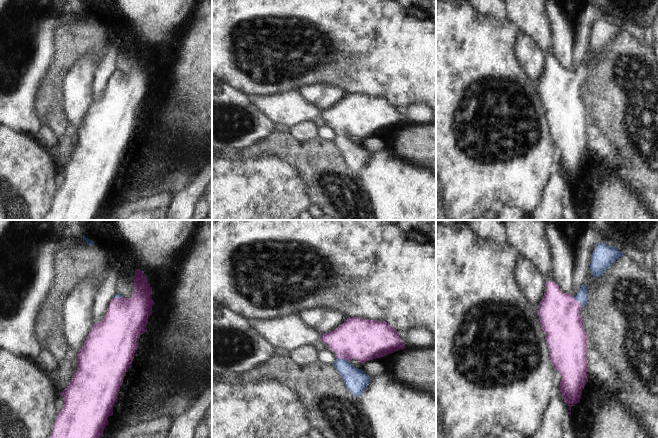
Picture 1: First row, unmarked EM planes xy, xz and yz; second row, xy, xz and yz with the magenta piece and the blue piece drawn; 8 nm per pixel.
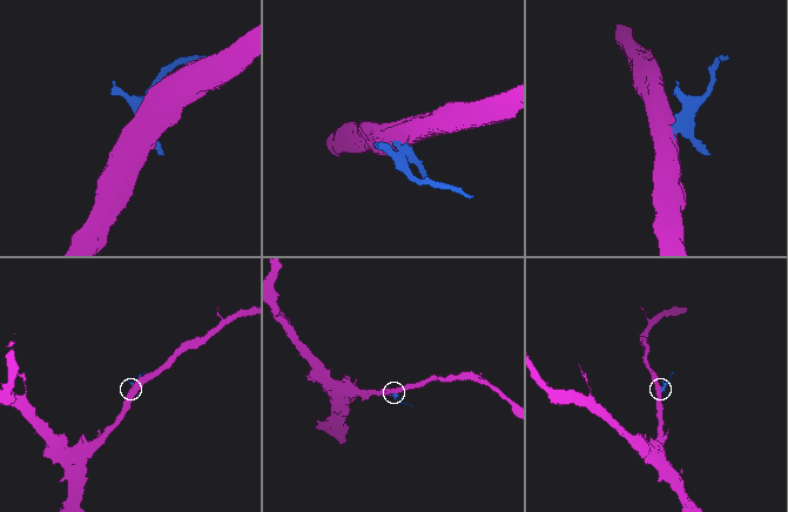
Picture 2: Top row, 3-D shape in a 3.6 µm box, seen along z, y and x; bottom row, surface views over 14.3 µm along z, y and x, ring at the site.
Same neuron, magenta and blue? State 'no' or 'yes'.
yes

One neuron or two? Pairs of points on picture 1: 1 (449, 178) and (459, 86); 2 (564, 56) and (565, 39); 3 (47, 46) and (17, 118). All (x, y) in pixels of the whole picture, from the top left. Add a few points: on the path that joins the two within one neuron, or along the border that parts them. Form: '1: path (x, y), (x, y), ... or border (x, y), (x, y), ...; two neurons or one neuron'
1: path (450, 155), (450, 109); one neuron
2: path (564, 52), (564, 43); one neuron
3: path (34, 64), (17, 94), (17, 100); one neuron

